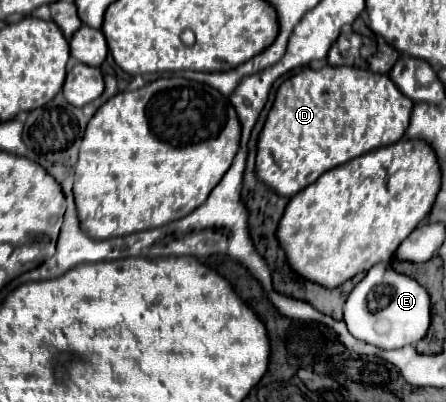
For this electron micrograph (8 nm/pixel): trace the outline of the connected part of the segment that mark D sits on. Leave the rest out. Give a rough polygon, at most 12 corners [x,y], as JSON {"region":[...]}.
{"region":[[304,67],[278,87],[256,175],[294,197],[400,141],[386,73]]}

